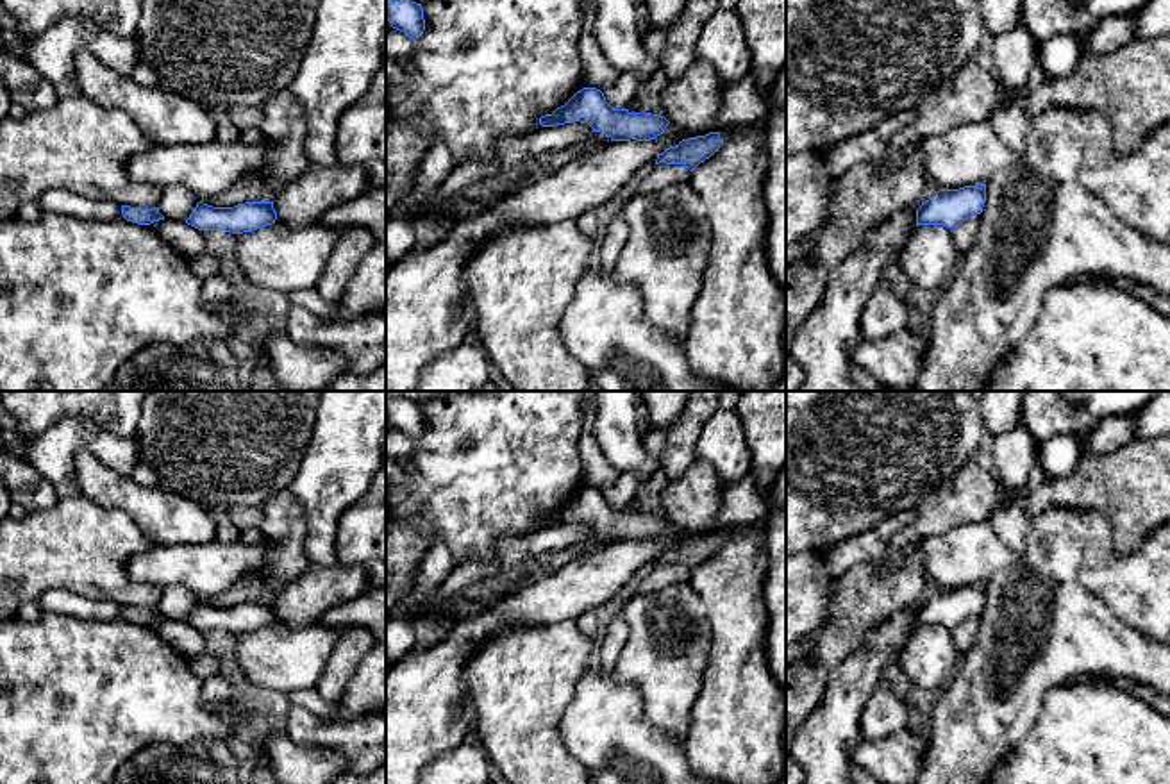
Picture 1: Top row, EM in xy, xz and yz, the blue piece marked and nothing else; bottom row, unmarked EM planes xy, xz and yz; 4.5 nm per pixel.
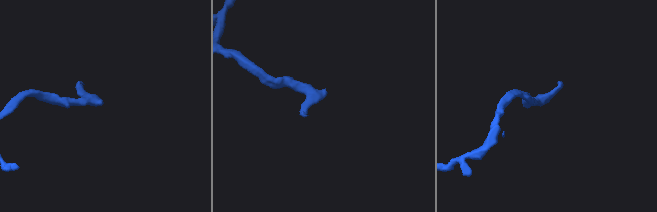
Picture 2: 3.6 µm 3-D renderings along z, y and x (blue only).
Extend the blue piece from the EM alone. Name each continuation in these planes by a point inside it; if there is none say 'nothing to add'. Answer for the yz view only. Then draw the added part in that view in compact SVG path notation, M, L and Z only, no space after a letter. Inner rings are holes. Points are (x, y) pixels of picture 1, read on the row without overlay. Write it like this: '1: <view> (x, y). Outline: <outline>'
nothing to add

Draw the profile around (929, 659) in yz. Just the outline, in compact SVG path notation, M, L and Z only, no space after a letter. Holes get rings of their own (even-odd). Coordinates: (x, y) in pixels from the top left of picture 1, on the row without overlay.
M918 625L900 652L900 668L911 686L945 688L961 663L952 630L943 625Z

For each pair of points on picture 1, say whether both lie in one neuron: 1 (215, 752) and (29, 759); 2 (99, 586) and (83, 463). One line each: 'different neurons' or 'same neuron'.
1: different neurons
2: different neurons

